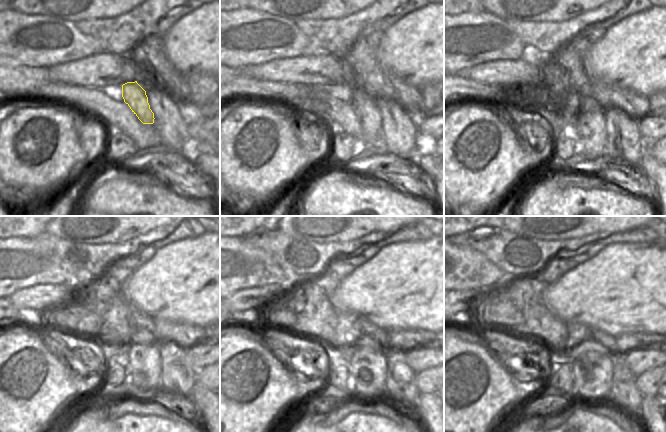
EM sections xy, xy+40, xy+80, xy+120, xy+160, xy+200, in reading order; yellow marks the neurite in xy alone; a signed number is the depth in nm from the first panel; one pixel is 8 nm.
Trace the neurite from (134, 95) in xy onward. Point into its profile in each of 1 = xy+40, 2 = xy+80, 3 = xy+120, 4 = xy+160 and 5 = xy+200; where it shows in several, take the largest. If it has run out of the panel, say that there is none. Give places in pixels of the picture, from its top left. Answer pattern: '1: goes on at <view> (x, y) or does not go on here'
1: goes on at xy+40 (366, 109)
2: goes on at xy+80 (588, 129)
3: goes on at xy+120 (143, 366)
4: goes on at xy+160 (367, 367)
5: goes on at xy+200 (592, 373)

